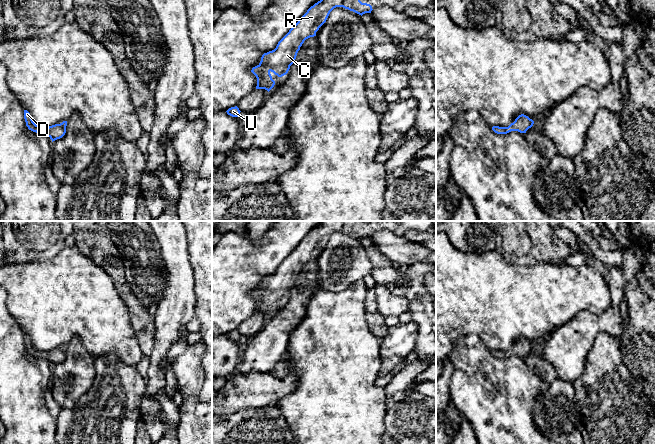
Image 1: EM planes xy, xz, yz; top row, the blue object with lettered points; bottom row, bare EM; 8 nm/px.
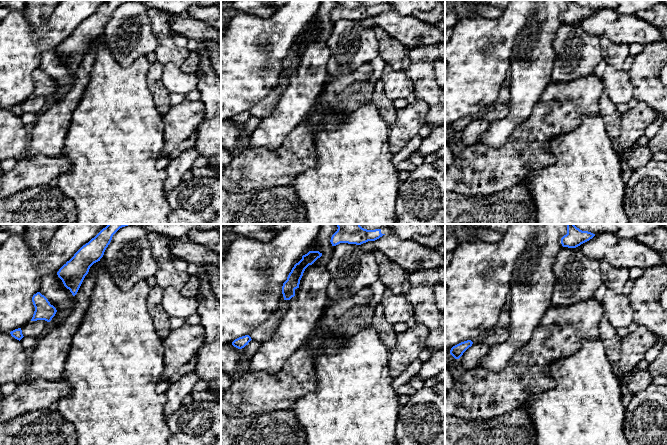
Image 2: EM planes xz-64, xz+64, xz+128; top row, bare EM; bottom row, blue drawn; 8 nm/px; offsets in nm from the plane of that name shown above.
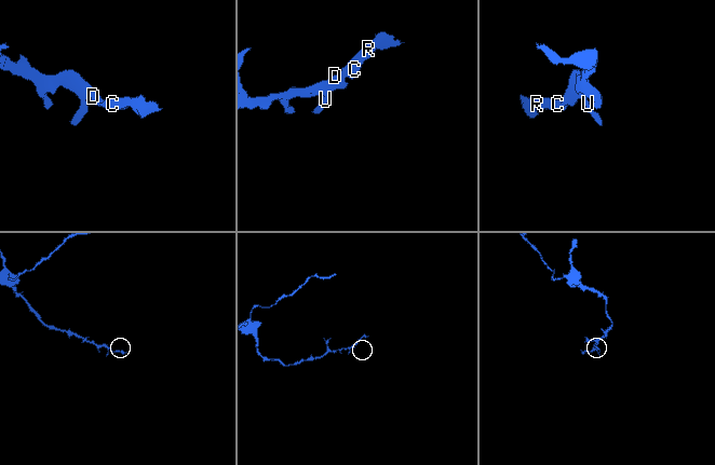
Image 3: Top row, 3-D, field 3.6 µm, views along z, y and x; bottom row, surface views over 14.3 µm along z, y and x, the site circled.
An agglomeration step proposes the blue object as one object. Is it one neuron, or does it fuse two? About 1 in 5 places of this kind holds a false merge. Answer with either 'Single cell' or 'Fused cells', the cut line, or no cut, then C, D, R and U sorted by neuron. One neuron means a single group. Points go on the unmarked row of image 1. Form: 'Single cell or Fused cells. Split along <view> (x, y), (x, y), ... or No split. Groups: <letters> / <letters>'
Single cell. No split. Groups: C D R U

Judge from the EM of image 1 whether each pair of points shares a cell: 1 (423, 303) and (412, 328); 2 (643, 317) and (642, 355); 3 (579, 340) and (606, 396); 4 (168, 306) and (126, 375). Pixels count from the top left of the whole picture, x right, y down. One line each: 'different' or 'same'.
1: different
2: same
3: different
4: different

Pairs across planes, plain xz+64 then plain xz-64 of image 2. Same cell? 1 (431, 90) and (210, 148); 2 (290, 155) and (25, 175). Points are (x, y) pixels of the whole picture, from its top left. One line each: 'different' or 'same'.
1: same
2: same

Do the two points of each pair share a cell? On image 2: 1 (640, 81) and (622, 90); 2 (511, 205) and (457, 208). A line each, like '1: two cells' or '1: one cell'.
1: two cells
2: one cell

